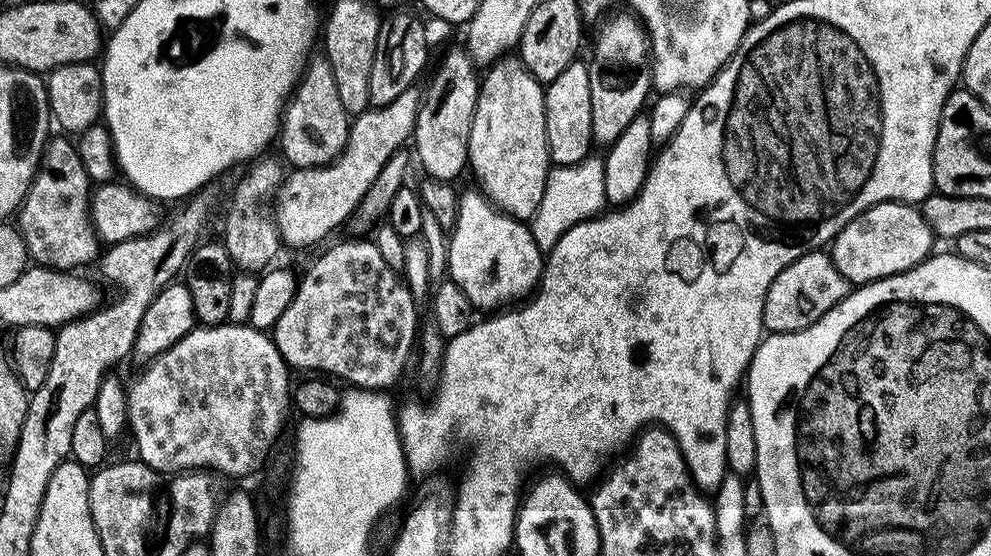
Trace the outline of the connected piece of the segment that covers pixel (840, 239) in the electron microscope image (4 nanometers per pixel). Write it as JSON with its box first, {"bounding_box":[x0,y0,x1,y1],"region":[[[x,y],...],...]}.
{"bounding_box":[830,200,934,286],"region":[[[888,200],[855,216],[832,240],[830,255],[849,285],[859,286],[918,266],[933,255],[932,242],[934,235],[919,207]]]}

